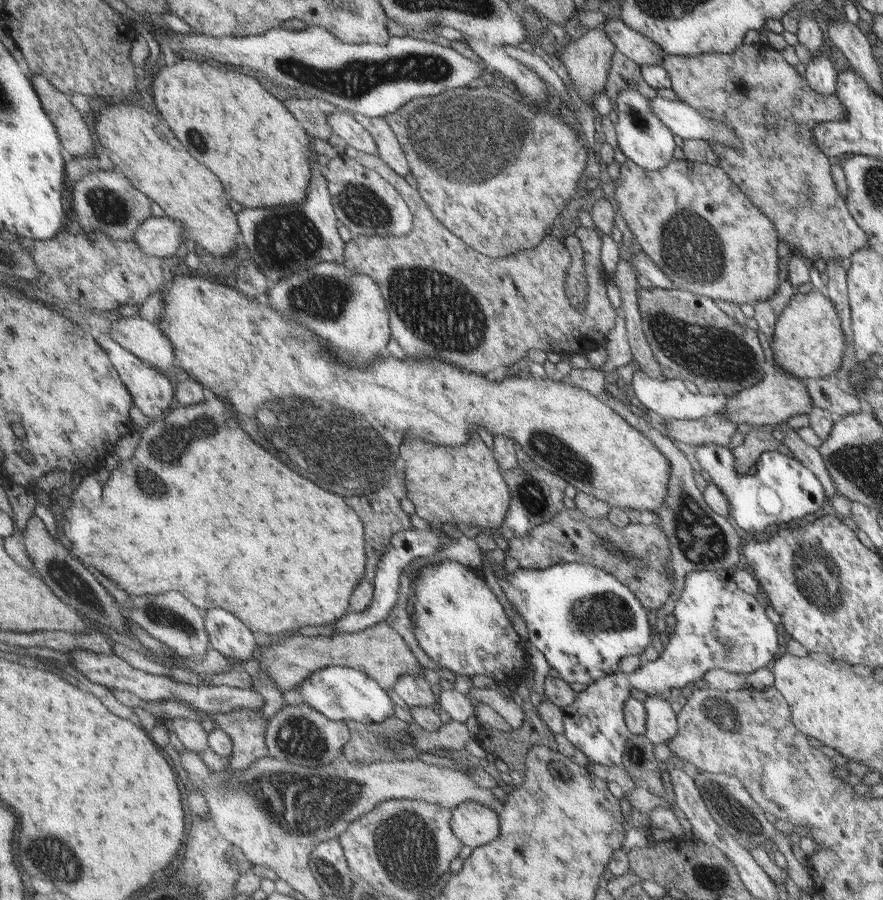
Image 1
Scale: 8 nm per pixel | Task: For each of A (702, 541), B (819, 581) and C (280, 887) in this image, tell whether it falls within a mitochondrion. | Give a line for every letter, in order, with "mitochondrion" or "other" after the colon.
A: mitochondrion
B: mitochondrion
C: other

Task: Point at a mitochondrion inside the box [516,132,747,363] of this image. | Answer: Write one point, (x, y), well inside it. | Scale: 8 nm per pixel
(688, 242)

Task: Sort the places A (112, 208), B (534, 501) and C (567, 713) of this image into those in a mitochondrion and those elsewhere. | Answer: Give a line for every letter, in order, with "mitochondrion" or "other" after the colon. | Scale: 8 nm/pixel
A: mitochondrion
B: mitochondrion
C: other

